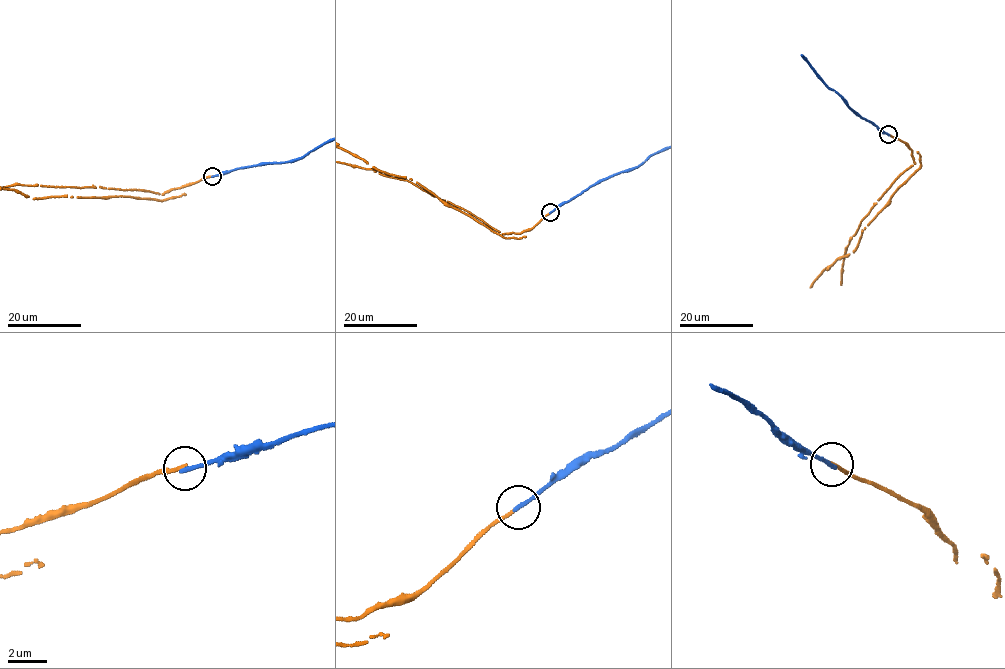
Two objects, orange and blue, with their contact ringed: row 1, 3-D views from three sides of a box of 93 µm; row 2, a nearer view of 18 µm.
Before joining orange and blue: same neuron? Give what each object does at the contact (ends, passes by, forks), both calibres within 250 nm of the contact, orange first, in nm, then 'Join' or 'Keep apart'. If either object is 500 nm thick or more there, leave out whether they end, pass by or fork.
At the ring orange ends. At the ring blue ends. Thickness 150 nm (orange) against 240 nm. Keep apart

